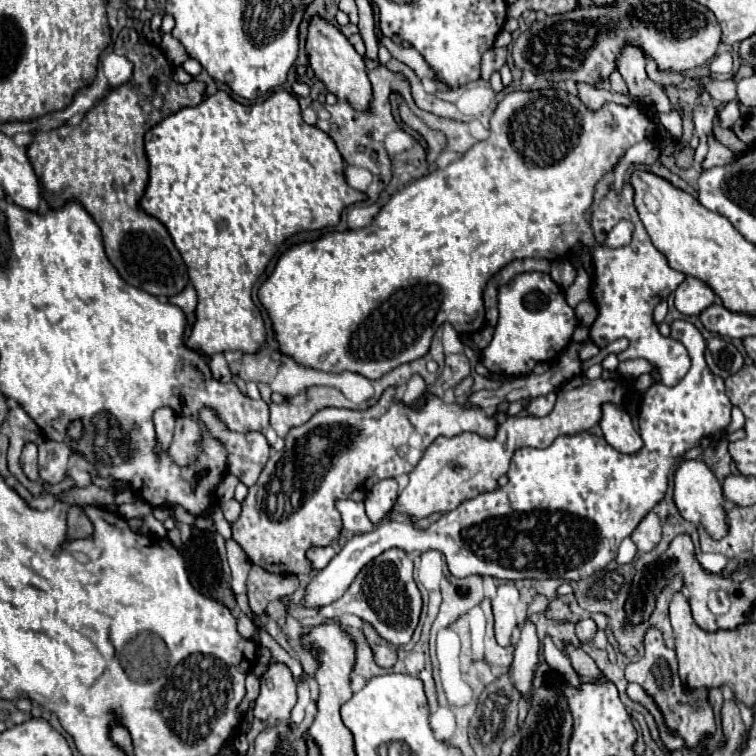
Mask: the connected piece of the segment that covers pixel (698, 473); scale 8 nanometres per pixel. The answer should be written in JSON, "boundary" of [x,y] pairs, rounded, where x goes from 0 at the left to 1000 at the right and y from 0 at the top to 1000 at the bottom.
{"boundary":[[[922,607],[922,610],[901,610],[898,612],[898,620],[893,623],[890,660],[893,660],[898,679],[909,689],[933,697],[943,713],[959,710],[964,694],[962,694],[962,673],[956,671],[956,663],[959,663],[956,644],[954,644],[954,636],[943,628],[943,623],[930,610]]]}

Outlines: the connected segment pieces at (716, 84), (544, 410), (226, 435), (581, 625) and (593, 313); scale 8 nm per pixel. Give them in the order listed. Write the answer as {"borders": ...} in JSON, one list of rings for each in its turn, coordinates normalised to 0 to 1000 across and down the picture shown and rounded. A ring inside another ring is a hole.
{"borders":[[[[938,102],[930,110],[930,118],[951,136],[964,136],[964,134],[975,134],[975,123],[972,123],[972,110],[970,107],[954,107],[954,104],[943,104]]],[[[726,520],[726,522],[710,525],[710,528],[705,528],[705,530],[700,533],[697,544],[700,544],[702,549],[708,549],[708,552],[721,552],[721,549],[726,549],[726,546],[731,544],[734,530],[737,530],[737,522],[734,522],[734,520]]],[[[269,541],[263,552],[276,565],[279,575],[298,586],[303,599],[303,626],[316,631],[316,636],[327,644],[337,642],[358,597],[348,573],[308,573],[279,541]]],[[[771,819],[761,827],[761,840],[766,843],[769,851],[779,851],[790,837],[790,827],[784,819]]],[[[769,398],[761,406],[761,417],[763,417],[763,422],[766,422],[769,430],[782,433],[784,425],[787,425],[787,419],[790,419],[790,409],[787,409],[787,403],[782,398]]]]}

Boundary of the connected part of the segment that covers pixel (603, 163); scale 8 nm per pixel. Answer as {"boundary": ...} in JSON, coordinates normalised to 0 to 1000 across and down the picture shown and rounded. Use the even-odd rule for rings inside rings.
{"boundary":[[[724,115],[716,120],[671,123],[649,155],[649,179],[642,187],[628,189],[607,213],[599,213],[594,221],[578,224],[570,231],[565,231],[554,239],[546,239],[533,253],[522,255],[488,300],[464,306],[462,311],[435,308],[419,319],[396,321],[372,337],[364,358],[356,364],[356,369],[343,382],[343,398],[348,401],[348,406],[353,409],[358,425],[361,425],[364,446],[372,456],[372,467],[382,470],[385,475],[390,475],[393,480],[398,480],[403,485],[414,485],[422,491],[433,491],[433,493],[435,491],[467,491],[485,501],[501,501],[512,491],[560,472],[567,464],[573,440],[586,427],[599,427],[599,433],[610,443],[634,438],[642,430],[639,382],[642,382],[644,372],[660,356],[665,356],[673,345],[694,343],[694,340],[739,345],[739,343],[750,343],[755,337],[758,327],[763,327],[763,324],[771,324],[771,329],[787,327],[784,303],[782,303],[782,295],[776,287],[779,287],[779,279],[784,271],[784,253],[787,253],[790,239],[813,224],[813,218],[819,216],[819,210],[827,205],[827,200],[835,192],[840,192],[851,184],[861,184],[866,173],[869,173],[869,163],[861,155],[856,155],[856,149],[845,139],[829,142],[829,139],[816,139],[816,136],[800,136],[795,144],[782,147],[766,134],[766,128],[753,126],[750,120],[745,120],[739,115],[737,118]]]}

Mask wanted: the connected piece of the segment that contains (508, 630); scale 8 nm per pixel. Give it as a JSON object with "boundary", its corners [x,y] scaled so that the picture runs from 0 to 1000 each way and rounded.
{"boundary":[[[665,771],[657,776],[657,790],[652,792],[652,811],[657,851],[673,853],[684,819],[684,779],[679,771]]]}

